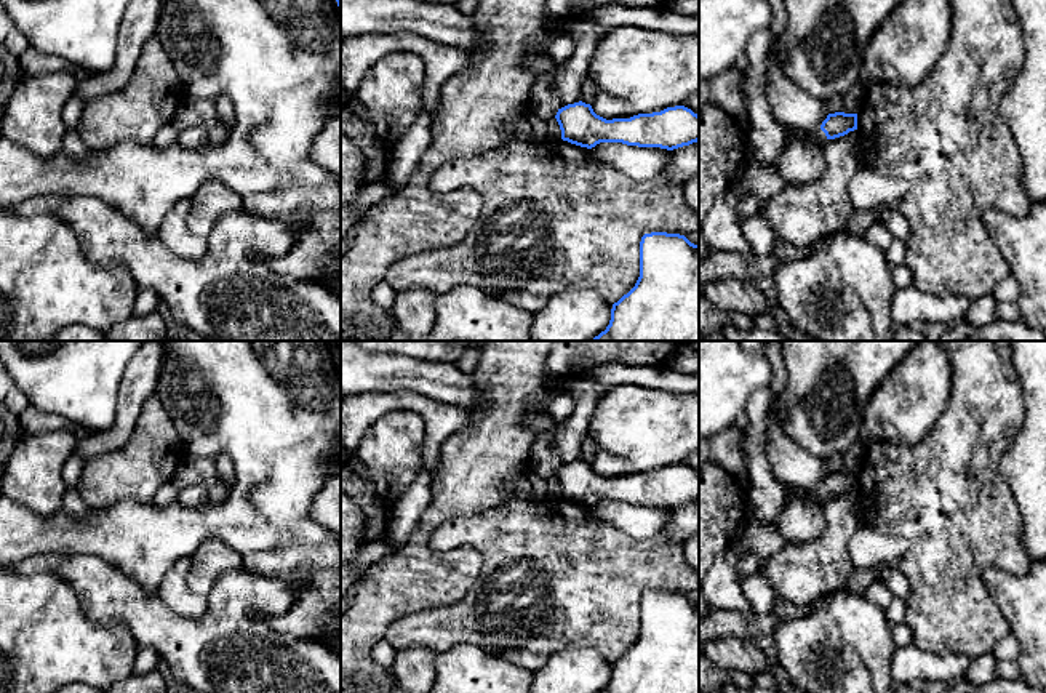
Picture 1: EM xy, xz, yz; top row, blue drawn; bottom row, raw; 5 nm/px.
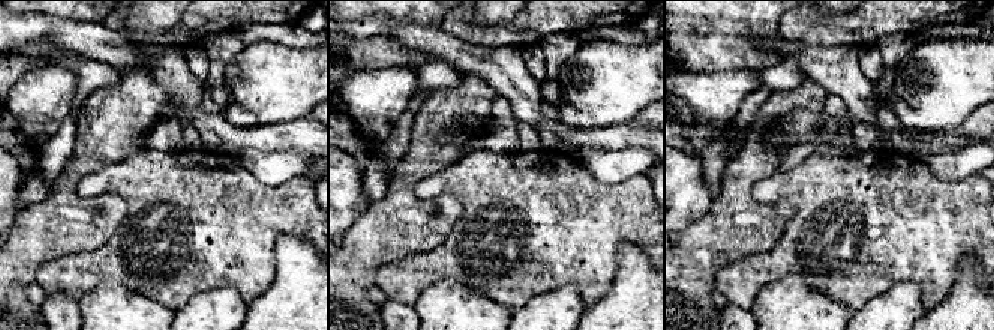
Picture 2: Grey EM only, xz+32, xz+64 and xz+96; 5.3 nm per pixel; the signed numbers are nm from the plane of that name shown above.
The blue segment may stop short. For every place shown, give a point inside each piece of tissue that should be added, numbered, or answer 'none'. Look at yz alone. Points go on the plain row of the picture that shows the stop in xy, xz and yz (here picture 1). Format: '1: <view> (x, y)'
1: yz (819, 496)

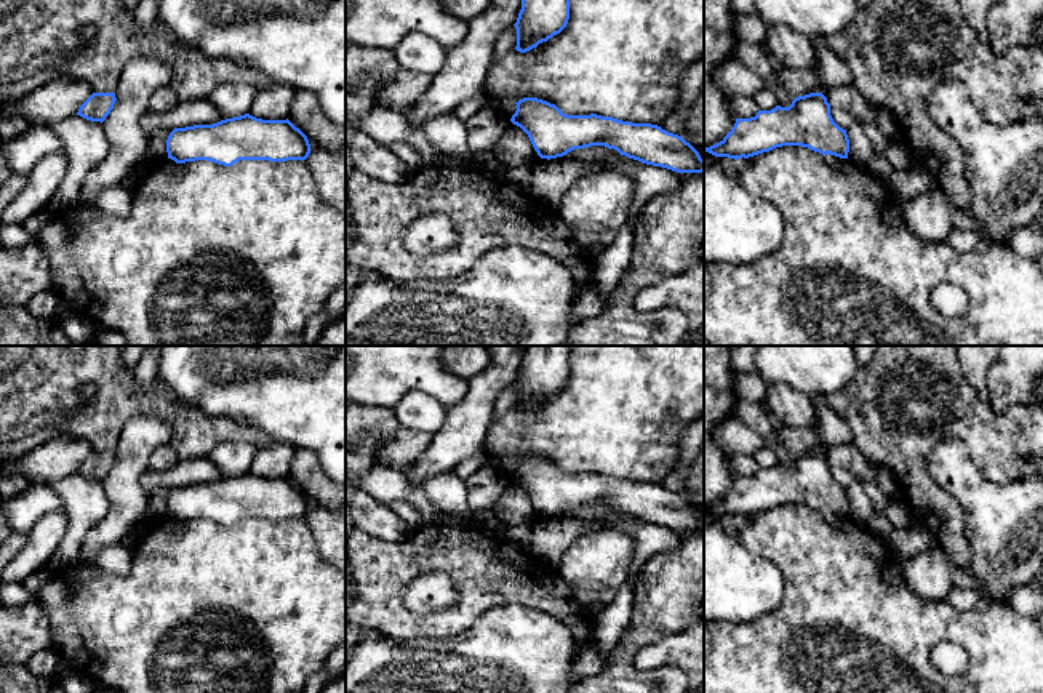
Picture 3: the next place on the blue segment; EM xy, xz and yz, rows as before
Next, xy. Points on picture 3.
none

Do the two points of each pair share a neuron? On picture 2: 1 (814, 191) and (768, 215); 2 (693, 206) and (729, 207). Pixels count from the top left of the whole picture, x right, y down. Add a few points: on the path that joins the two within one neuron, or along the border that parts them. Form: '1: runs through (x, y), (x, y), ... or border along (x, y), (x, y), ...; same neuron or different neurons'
1: border along (754, 198), (792, 207), (780, 237); different neurons
2: border along (712, 200), (708, 210), (684, 230); different neurons

